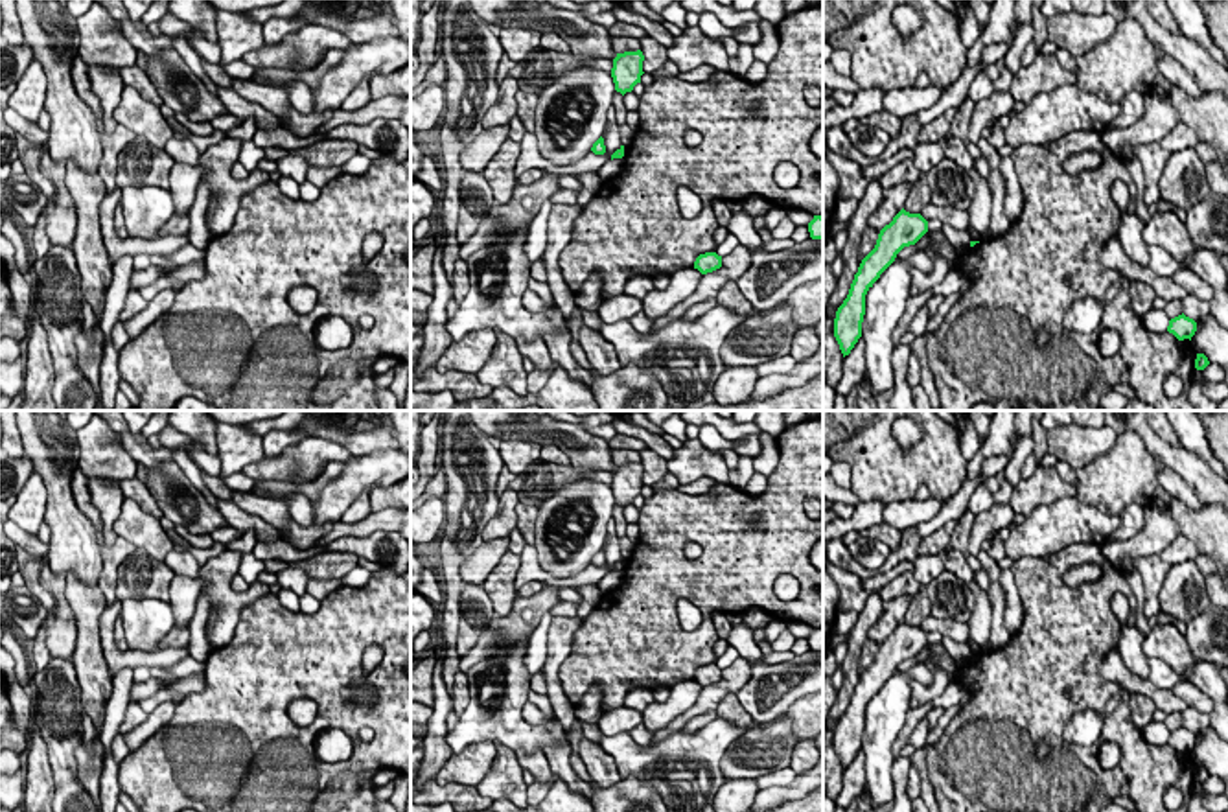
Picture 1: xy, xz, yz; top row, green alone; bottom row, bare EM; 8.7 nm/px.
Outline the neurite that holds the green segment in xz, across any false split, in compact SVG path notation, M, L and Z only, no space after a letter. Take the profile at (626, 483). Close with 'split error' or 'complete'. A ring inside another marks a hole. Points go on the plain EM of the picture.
M641 462L617 466L613 471L611 490L615 503L622 508L631 505L637 495L641 495L644 468Z; complete

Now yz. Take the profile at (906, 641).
M904 621L880 643L875 661L862 672L849 707L836 724L834 749L843 770L851 766L862 749L867 703L895 674L897 667L904 659L915 657L926 644L928 633L921 626L909 626Z; complete

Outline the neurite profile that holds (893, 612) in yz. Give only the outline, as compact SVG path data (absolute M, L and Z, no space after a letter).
M900 595L897 598L882 602L882 613L878 621L871 626L867 639L873 639L880 644L886 637L889 637L893 630L904 621L911 600L911 595Z

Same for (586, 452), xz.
M466 411L471 418L471 423L481 429L490 440L528 440L539 446L556 446L562 449L569 460L571 468L576 470L591 470L591 471L615 471L617 466L611 460L611 447L608 440L591 435L580 423L569 423L552 420L550 416L536 414L534 411L528 412L516 412L516 411Z

